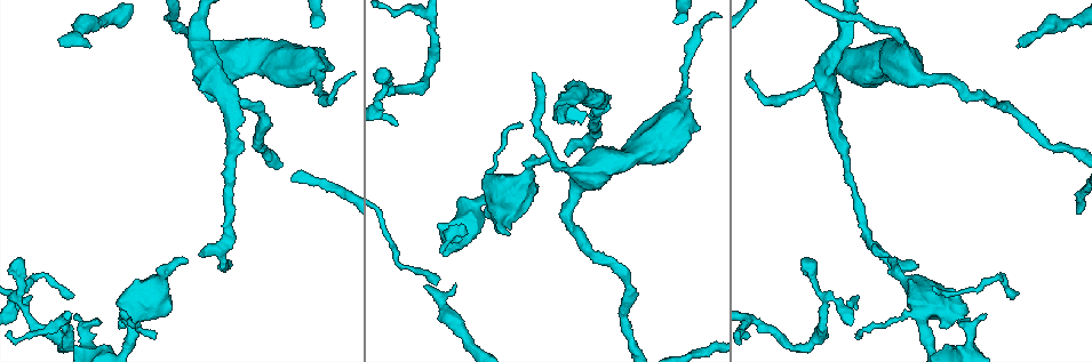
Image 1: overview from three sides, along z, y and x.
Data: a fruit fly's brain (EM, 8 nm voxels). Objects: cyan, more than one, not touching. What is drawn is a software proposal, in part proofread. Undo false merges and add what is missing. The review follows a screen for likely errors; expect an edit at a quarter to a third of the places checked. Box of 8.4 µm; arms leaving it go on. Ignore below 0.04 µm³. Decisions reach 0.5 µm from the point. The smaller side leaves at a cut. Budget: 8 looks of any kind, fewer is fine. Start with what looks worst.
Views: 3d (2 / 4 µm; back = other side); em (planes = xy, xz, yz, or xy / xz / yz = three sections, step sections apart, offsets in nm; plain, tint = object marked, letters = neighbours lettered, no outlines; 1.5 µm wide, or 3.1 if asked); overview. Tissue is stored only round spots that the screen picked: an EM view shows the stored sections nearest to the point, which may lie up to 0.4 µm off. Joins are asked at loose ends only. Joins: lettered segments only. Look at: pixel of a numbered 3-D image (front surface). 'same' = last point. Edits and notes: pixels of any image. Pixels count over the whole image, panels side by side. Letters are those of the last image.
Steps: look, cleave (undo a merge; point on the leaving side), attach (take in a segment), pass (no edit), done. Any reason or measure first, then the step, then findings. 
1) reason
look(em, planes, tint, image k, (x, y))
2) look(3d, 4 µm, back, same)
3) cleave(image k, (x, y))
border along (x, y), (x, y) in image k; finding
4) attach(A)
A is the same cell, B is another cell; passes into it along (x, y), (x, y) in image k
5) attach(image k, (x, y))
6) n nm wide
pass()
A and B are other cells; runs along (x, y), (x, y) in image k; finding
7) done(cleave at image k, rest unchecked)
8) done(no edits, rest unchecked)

branch stops here
look(em, xy, step 4, plain, image 1, (60, 40))

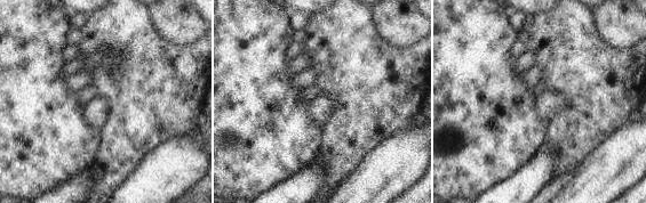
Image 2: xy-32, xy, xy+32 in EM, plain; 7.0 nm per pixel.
look(em, xy, step 4, tint, same)

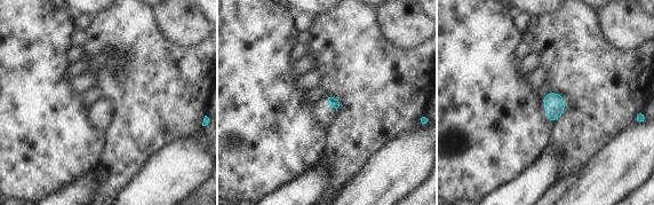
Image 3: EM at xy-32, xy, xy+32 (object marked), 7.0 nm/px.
look(em, xy, step 4, letters, same)

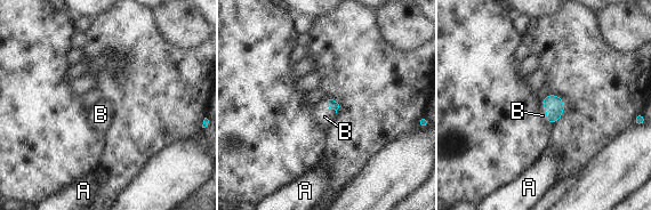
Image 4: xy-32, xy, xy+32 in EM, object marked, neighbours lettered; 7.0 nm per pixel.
attach(B)
B is the same cell, A is another cell; passes into it along (554, 106), (545, 111), (543, 115) in image 4; it goes on there

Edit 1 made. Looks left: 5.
see it whole again
look(overview)

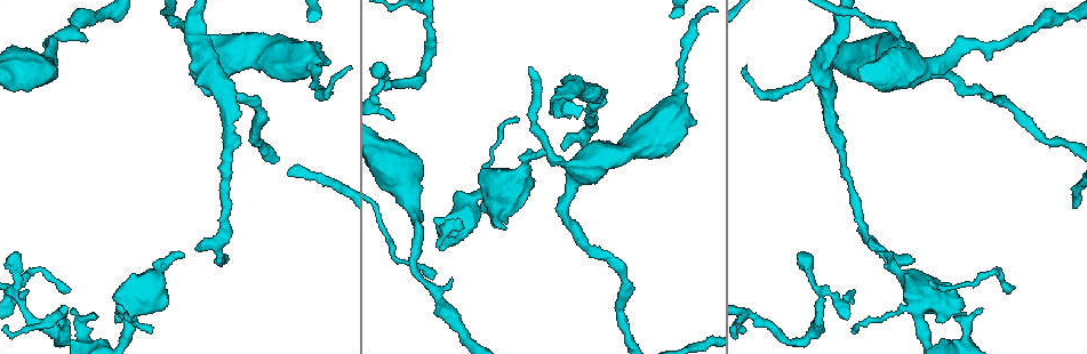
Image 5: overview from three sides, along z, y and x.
an open end
look(3d, 4 µm, image 5, (198, 247))

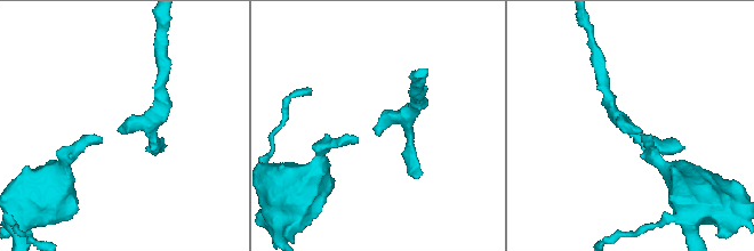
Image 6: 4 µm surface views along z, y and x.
now the EM
look(em, xy, step 8, tint, image 6, (376, 135))

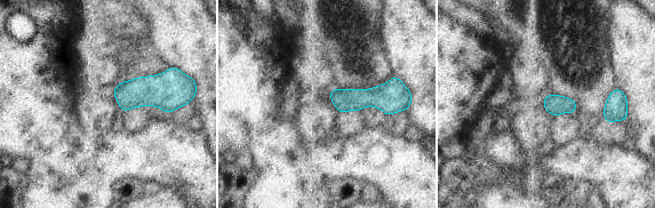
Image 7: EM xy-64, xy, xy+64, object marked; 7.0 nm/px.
see the neighbours
look(em, xy, step 8, letters, same)

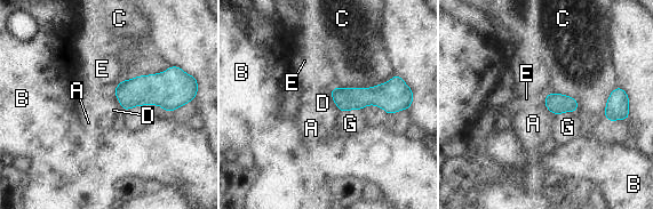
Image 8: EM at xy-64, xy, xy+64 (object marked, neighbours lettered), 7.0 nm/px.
pass()
A, B, C, D, E and G are other cells; runs along (334, 91), (376, 97), (390, 111) in image 8; no lettered segment goes on from it

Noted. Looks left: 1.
thick turns thin
look(em, xz, step 4, letters, image 5, (897, 29))

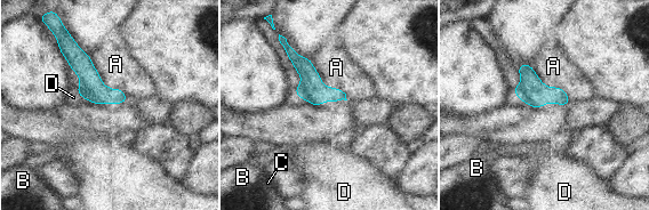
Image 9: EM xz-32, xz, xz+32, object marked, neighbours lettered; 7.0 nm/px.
160 nm wide; A touches over 440 nm
pass()
A, B, C and D are other cells; continuous, no second cell

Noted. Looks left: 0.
done(attach at image 4, rest unchecked)

